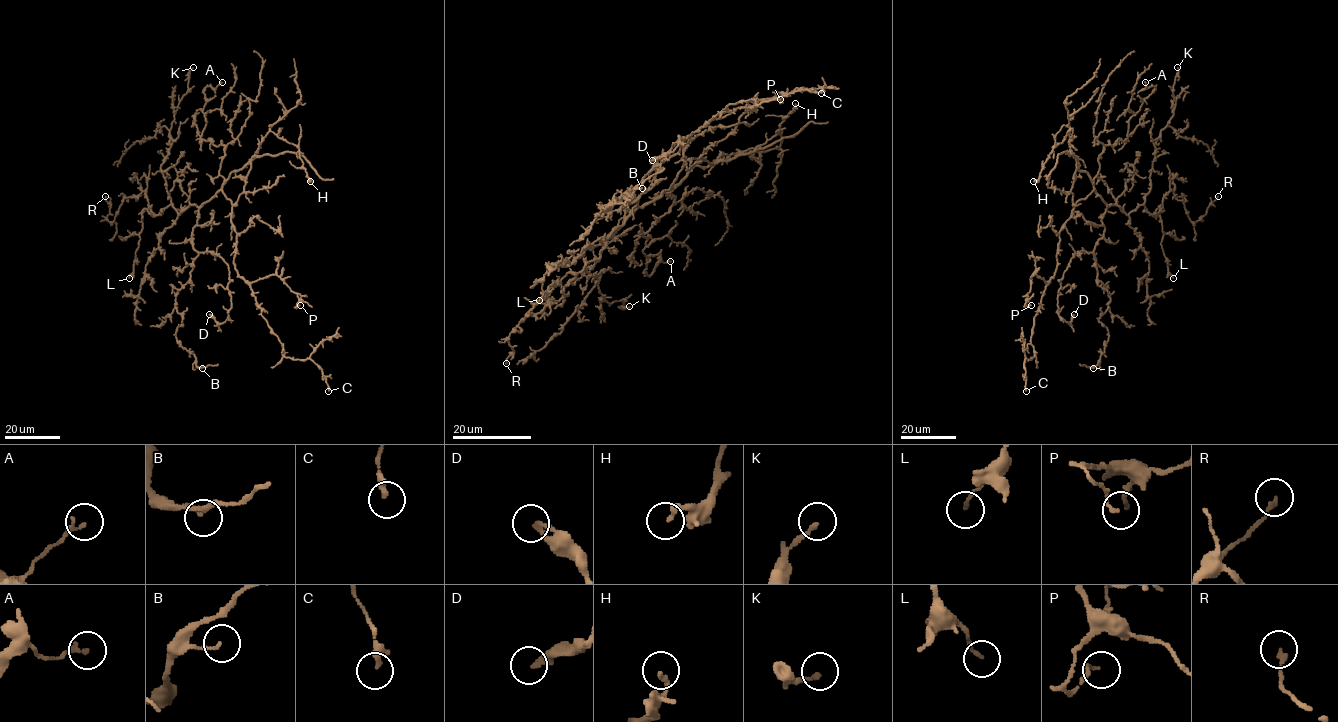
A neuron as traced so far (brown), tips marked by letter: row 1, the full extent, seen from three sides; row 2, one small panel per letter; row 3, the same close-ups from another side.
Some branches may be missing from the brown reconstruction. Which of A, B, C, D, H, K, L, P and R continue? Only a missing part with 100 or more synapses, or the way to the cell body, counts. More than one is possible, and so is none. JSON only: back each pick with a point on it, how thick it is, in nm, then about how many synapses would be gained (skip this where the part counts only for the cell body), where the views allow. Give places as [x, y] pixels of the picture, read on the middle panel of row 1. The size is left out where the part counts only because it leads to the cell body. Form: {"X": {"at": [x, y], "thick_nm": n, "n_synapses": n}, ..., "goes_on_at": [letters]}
{"goes_on_at": []}

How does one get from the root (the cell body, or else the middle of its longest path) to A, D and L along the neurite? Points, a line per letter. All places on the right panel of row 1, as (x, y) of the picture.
A: (1089, 194), (1099, 168), (1098, 156), (1103, 147), (1127, 138), (1129, 120), (1155, 87), (1145, 88), (1145, 82)
D: (1089, 194), (1106, 205), (1104, 229), (1061, 281), (1058, 315), (1068, 323), (1074, 314)
L: (1089, 194), (1095, 190), (1107, 206), (1127, 214), (1142, 204), (1153, 215), (1159, 209), (1173, 278)

